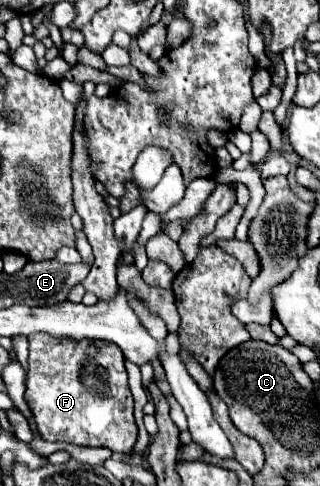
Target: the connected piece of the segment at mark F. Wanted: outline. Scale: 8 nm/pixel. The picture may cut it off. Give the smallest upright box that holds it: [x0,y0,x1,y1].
[27,334,137,454]

